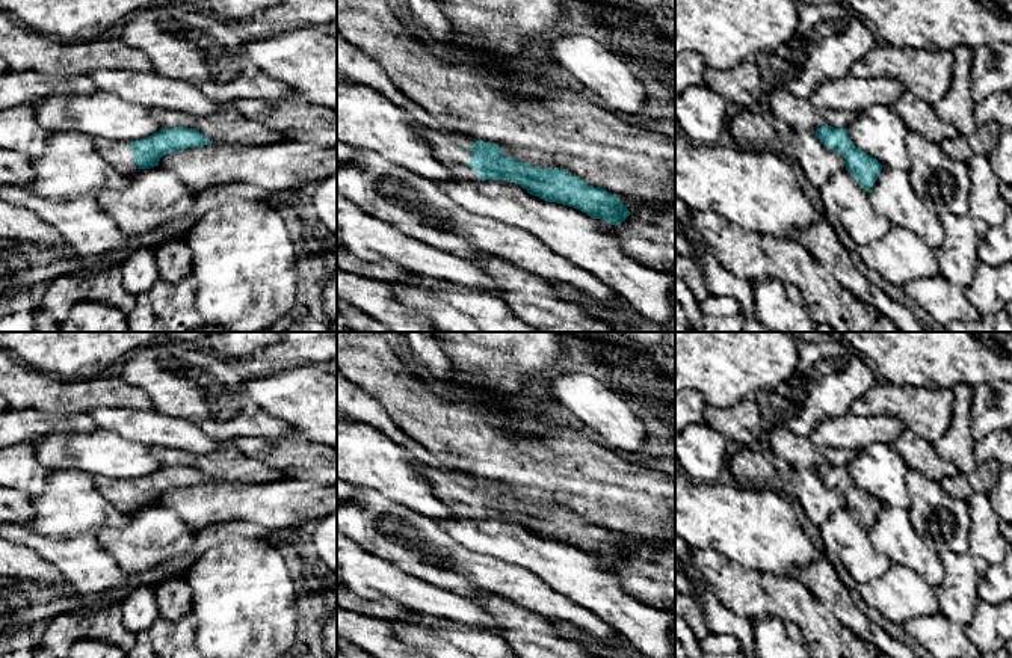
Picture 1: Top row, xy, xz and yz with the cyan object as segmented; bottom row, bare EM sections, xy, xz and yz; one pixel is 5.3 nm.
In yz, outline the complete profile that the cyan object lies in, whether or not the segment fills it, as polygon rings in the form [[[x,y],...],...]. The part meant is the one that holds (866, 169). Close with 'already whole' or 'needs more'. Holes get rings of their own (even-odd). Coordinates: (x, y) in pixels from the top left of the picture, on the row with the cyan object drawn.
[[[825,124],[814,133],[828,149],[838,151],[844,157],[846,171],[865,192],[870,192],[884,166],[853,145],[847,128],[834,128]]] | already whole

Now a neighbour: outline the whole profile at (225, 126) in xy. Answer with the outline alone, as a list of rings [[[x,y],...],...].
[[[233,104],[196,116],[195,128],[213,143],[266,145],[285,140],[282,134],[243,116]]]

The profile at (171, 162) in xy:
[[[304,140],[210,143],[172,151],[160,158],[159,166],[180,177],[193,192],[248,183],[304,201],[310,184],[337,172],[337,145],[319,146]]]

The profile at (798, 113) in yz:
[[[767,89],[770,118],[784,121],[793,133],[816,131],[826,124],[823,112],[817,110],[808,98],[798,98],[785,89]]]

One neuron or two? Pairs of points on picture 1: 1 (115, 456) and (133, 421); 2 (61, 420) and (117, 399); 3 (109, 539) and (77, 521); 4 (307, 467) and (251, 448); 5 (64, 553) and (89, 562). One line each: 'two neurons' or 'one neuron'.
1: two neurons
2: two neurons
3: two neurons
4: one neuron
5: one neuron

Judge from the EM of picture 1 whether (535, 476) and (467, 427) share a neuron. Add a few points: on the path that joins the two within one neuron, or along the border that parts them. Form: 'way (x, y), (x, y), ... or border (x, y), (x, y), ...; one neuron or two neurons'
way (518, 462), (493, 453), (484, 444); one neuron

